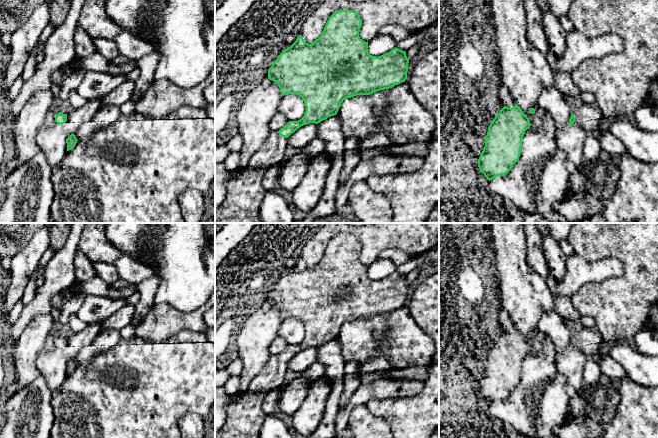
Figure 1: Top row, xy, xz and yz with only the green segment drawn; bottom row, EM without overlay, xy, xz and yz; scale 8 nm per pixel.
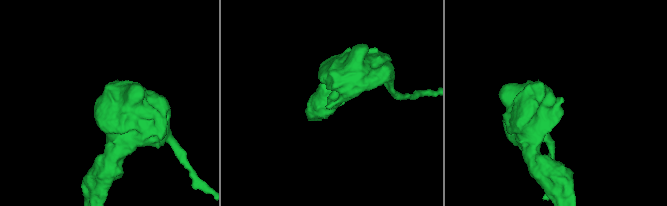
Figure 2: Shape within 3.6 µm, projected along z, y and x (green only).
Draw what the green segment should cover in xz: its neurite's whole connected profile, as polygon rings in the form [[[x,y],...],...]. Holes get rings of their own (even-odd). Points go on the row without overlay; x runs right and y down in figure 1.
[[[338,234],[329,241],[322,258],[313,267],[308,268],[302,260],[298,260],[290,271],[280,277],[268,294],[268,303],[278,308],[283,320],[296,318],[303,323],[306,331],[304,340],[298,345],[289,345],[279,355],[270,356],[266,365],[250,382],[246,393],[243,396],[240,395],[229,405],[226,421],[223,427],[215,434],[215,438],[259,438],[259,432],[266,417],[262,409],[266,393],[282,385],[286,376],[287,362],[292,357],[303,349],[309,347],[318,348],[328,341],[336,339],[341,327],[347,322],[357,319],[370,319],[405,306],[409,287],[406,276],[395,271],[390,276],[378,281],[370,279],[368,276],[368,266],[363,265],[359,261],[361,250],[362,244],[356,235]]]

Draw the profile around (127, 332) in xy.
[[[131,324],[125,326],[120,330],[121,338],[130,339],[135,336],[135,327]]]

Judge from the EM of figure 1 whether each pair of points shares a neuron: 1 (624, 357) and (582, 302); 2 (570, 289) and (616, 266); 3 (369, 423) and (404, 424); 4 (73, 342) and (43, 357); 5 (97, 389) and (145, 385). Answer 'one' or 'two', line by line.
1: two
2: one
3: two
4: one
5: one

